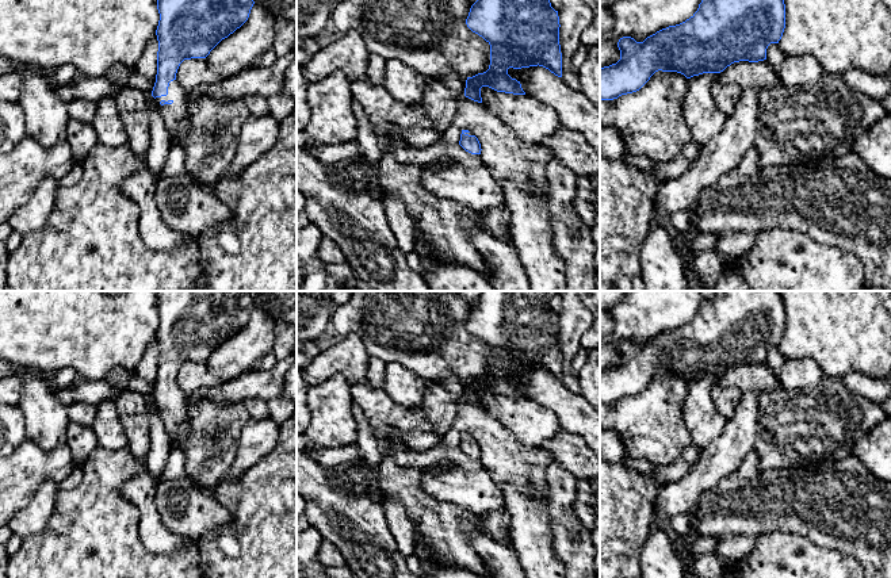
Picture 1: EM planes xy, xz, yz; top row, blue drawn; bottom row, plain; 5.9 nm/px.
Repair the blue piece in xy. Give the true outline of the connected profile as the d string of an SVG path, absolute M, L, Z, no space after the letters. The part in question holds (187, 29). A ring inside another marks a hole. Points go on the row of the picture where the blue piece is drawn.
M157 0L160 14L156 30L158 51L152 96L158 103L172 145L180 145L188 131L187 91L176 80L180 64L184 60L206 58L222 39L248 20L253 4L253 0Z

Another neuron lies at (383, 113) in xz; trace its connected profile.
M366 77L351 81L351 92L360 103L374 134L382 139L397 127L405 141L416 148L435 143L441 134L432 126L422 104L404 104L394 99L383 84Z

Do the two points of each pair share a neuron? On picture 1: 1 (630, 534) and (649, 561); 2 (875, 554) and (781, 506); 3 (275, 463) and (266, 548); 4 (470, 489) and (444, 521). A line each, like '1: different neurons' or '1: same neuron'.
1: different neurons
2: same neuron
3: same neuron
4: different neurons

